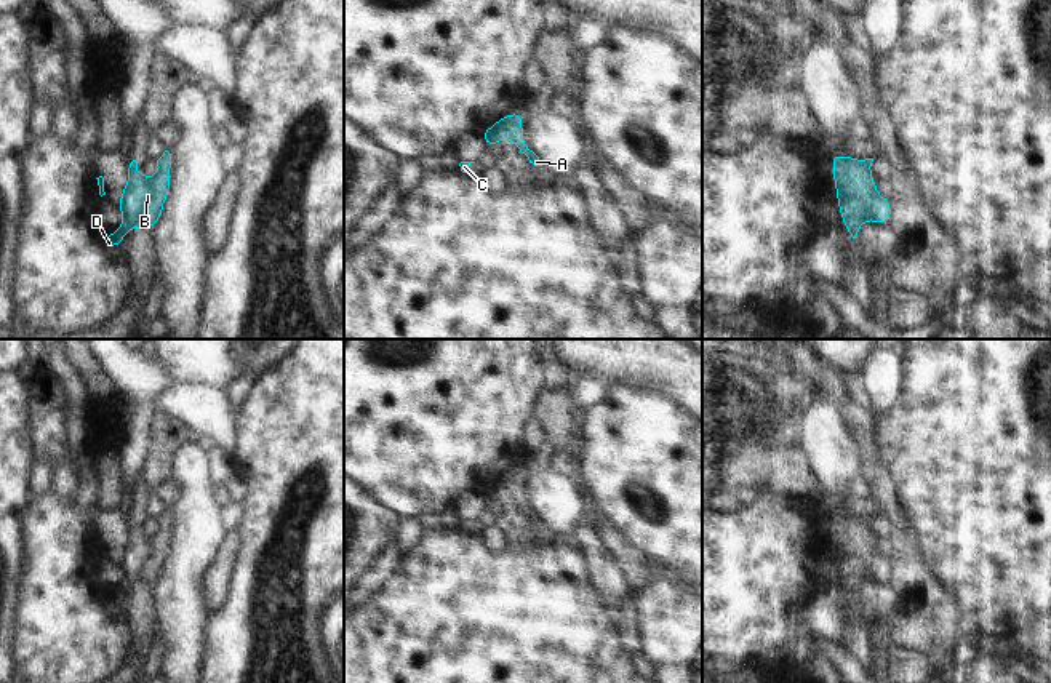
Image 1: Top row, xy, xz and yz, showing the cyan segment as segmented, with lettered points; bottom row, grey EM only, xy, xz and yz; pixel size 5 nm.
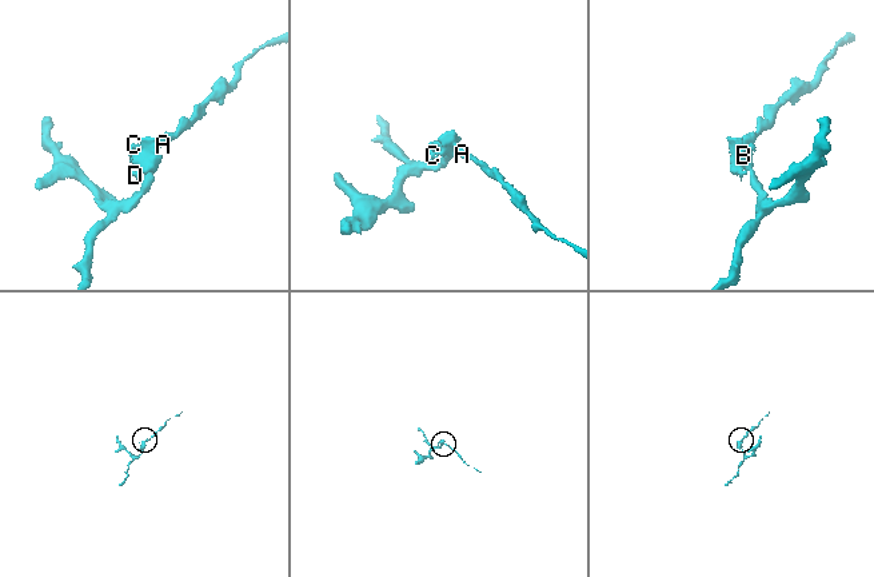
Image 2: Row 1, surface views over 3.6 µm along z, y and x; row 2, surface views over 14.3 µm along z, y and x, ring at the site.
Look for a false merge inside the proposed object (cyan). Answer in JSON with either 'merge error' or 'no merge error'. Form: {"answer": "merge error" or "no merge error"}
{"answer": "no merge error"}

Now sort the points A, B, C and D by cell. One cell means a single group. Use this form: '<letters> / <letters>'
A B C D

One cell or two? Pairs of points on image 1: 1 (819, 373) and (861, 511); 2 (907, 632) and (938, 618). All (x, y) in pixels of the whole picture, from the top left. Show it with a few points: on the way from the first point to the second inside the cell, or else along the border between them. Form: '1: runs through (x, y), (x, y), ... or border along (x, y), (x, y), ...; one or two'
1: border along (872, 498), (883, 511); two
2: runs through (915, 627), (930, 619); one

